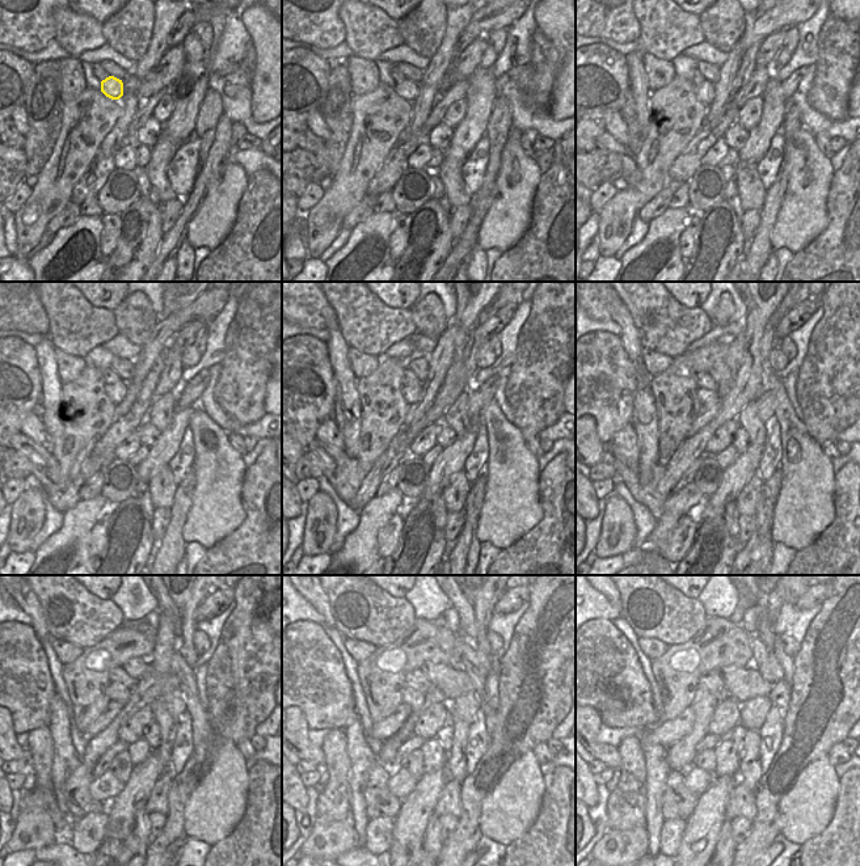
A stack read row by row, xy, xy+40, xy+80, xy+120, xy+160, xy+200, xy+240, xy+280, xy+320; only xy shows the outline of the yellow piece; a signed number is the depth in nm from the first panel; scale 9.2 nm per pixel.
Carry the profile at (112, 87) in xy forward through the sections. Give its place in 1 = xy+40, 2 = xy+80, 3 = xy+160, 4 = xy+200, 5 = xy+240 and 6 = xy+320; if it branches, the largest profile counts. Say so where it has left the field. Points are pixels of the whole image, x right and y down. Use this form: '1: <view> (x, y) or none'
1: xy+40 (408, 89)
2: xy+80 (704, 92)
3: xy+160 (412, 393)
4: xy+200 (708, 398)
5: xy+240 (117, 692)
6: xy+320 (681, 755)

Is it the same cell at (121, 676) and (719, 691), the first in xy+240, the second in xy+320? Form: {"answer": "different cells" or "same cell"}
{"answer": "same cell"}

